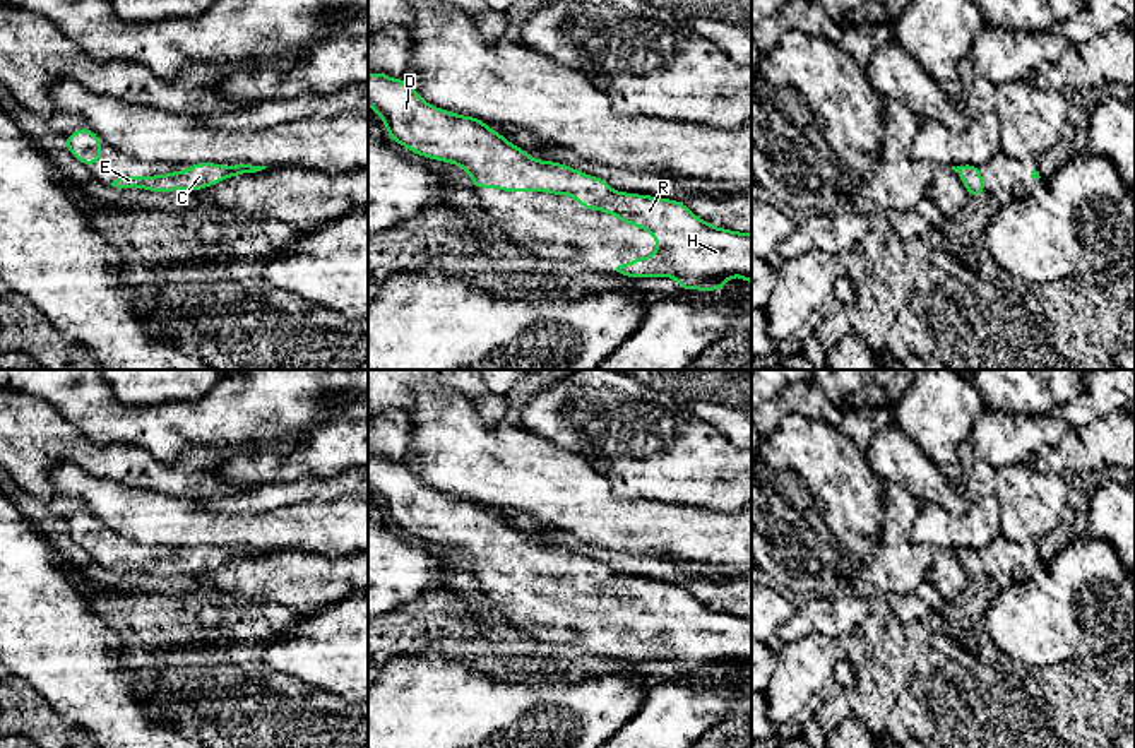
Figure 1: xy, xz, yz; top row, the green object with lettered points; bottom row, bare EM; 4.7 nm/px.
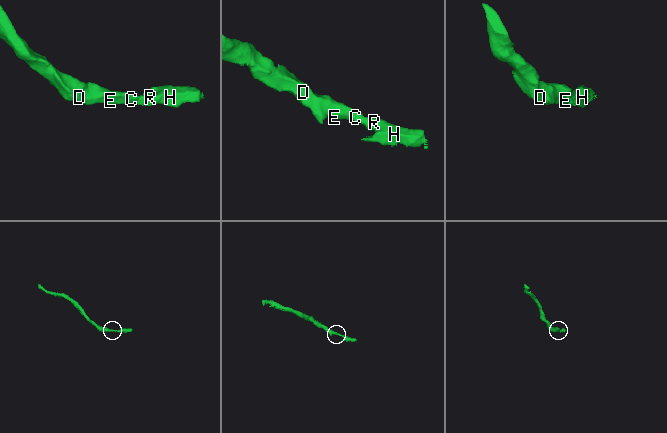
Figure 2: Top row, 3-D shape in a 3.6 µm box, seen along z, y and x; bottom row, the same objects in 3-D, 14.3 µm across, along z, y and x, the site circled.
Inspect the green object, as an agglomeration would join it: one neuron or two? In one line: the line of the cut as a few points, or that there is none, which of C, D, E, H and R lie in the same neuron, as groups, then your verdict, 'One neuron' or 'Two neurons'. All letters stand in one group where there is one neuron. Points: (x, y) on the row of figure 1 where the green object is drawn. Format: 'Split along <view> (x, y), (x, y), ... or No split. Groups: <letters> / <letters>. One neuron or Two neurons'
No split. Groups: C D E H R. One neuron

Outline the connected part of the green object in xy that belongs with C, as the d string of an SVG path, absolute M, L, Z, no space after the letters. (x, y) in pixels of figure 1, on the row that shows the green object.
M199 163L190 164L187 171L169 171L166 175L152 176L122 176L116 178L111 187L116 188L142 188L149 192L175 192L187 190L197 192L205 187L217 185L224 178L241 176L247 173L257 173L267 166L252 166L252 164L216 164L216 163Z

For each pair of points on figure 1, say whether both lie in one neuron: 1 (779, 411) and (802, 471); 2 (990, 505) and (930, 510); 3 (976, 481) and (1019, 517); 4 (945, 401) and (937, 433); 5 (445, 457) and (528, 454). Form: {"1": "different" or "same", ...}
{"1": "different", "2": "same", "3": "same", "4": "same", "5": "same"}

